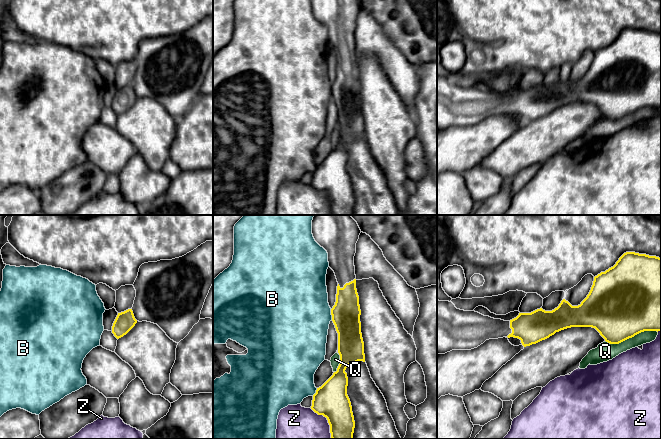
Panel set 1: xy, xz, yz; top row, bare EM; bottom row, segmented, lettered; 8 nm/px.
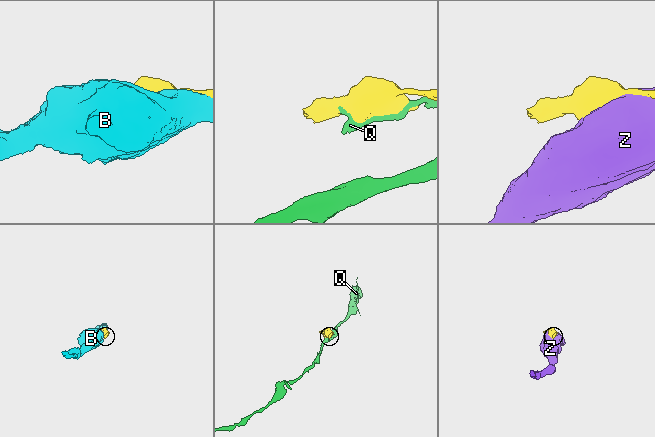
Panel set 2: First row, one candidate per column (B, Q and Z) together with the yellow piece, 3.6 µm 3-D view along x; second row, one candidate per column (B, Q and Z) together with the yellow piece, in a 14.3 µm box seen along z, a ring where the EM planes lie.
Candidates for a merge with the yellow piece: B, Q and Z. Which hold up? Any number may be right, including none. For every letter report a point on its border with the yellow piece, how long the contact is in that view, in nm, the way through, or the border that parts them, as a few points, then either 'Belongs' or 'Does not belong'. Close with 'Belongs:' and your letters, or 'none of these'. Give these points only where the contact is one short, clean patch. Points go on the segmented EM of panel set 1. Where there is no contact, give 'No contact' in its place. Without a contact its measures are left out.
B: Touches yellow at xz (331, 314). Shared border 90 nm. Does not belong
Q: Touches yellow at yz (631, 337). Shared border 420 nm. Does not belong
Z: Touches yellow at xz (327, 419). Shared border 300 nm. Does not belong
Belongs: none of these

